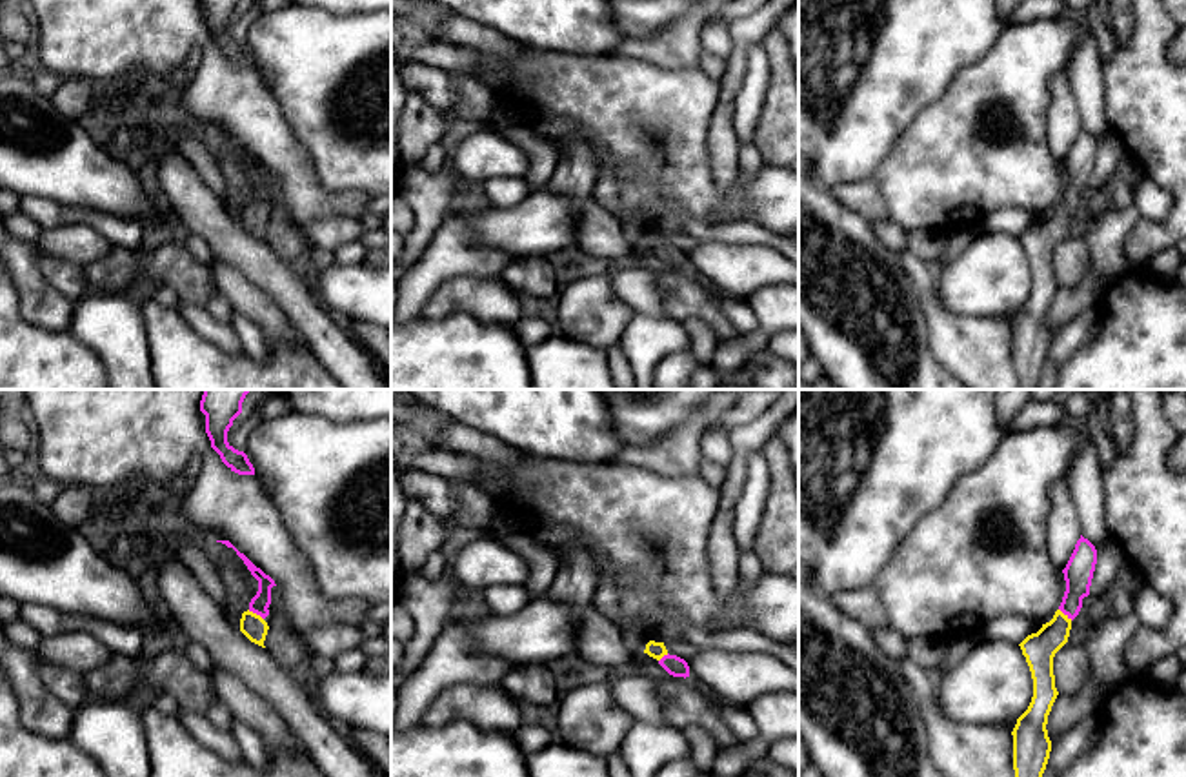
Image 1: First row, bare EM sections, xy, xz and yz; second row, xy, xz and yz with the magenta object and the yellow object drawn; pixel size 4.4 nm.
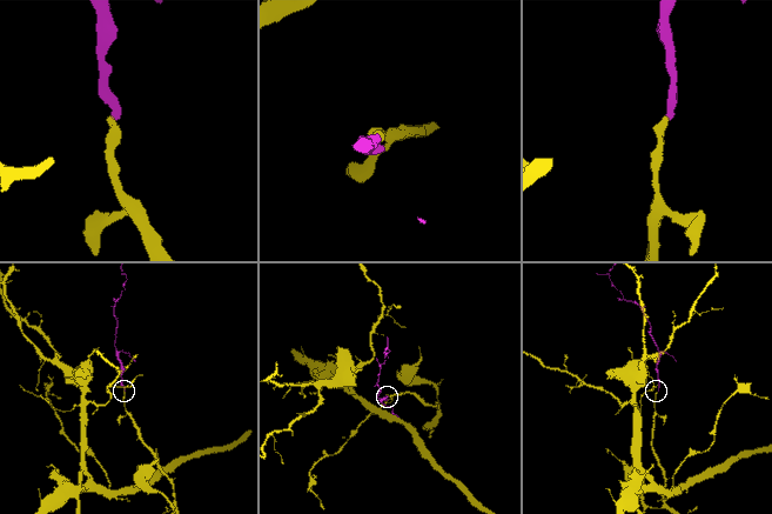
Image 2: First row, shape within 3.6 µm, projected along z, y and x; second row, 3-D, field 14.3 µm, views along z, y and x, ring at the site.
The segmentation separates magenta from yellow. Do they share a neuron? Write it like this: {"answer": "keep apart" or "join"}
{"answer": "join"}

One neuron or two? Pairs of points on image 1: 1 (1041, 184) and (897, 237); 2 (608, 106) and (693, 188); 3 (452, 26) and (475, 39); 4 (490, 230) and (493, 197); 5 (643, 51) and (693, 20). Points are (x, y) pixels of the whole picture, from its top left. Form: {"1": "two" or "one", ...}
{"1": "two", "2": "one", "3": "one", "4": "two", "5": "one"}

